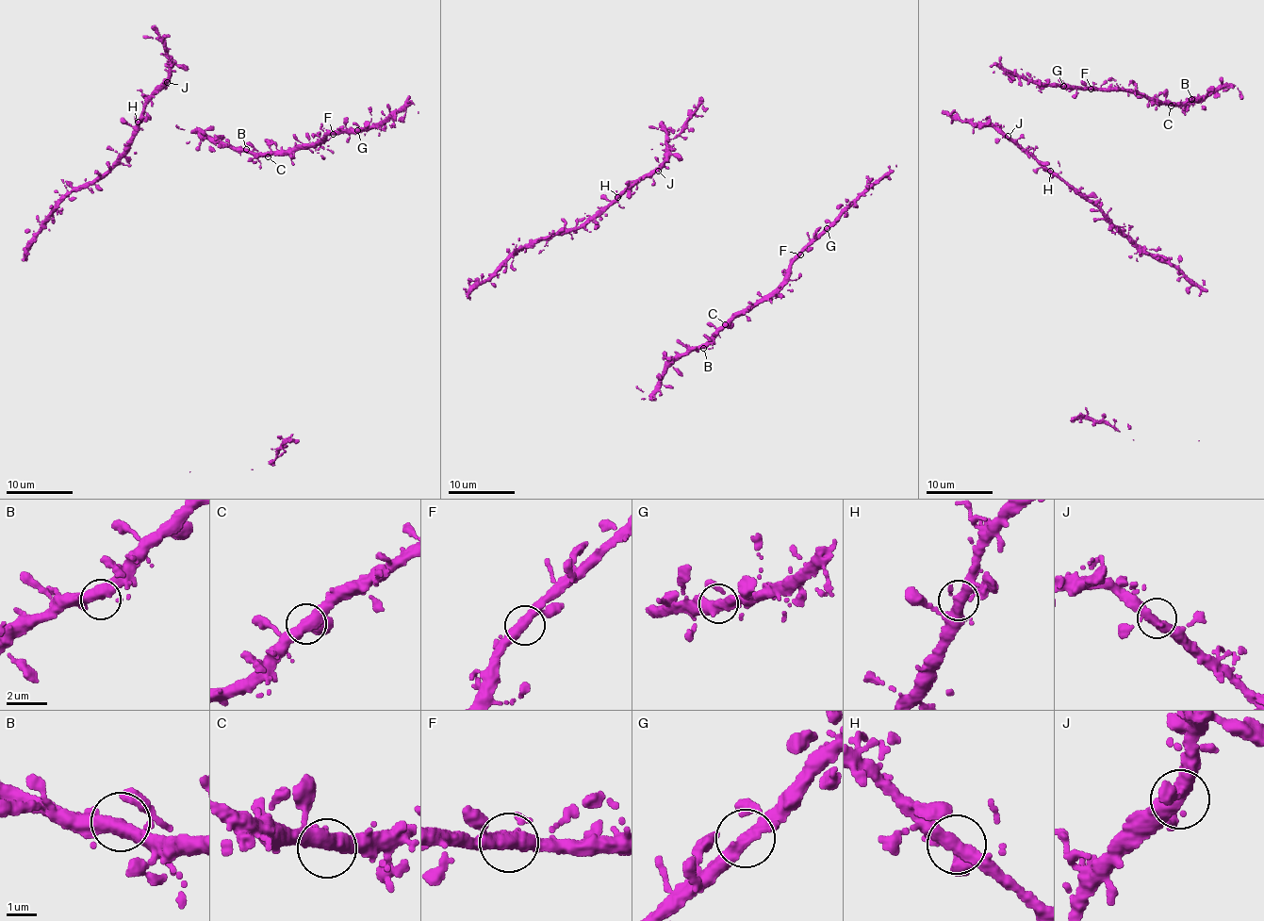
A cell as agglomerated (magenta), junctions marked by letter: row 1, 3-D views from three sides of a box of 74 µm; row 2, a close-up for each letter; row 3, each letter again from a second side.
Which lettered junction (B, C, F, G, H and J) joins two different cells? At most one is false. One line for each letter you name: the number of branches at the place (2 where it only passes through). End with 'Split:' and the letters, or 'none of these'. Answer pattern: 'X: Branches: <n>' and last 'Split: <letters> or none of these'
Split: none of these

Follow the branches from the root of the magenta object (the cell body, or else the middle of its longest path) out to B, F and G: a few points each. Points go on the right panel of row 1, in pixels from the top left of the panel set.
B: (1185, 110), (1191, 99)
F: (1185, 110), (1188, 103), (1191, 103), (1190, 99), (1174, 104), (1138, 90), (1091, 89)
G: (1185, 110), (1188, 103), (1191, 103), (1190, 99), (1174, 104), (1138, 90), (1063, 87)

